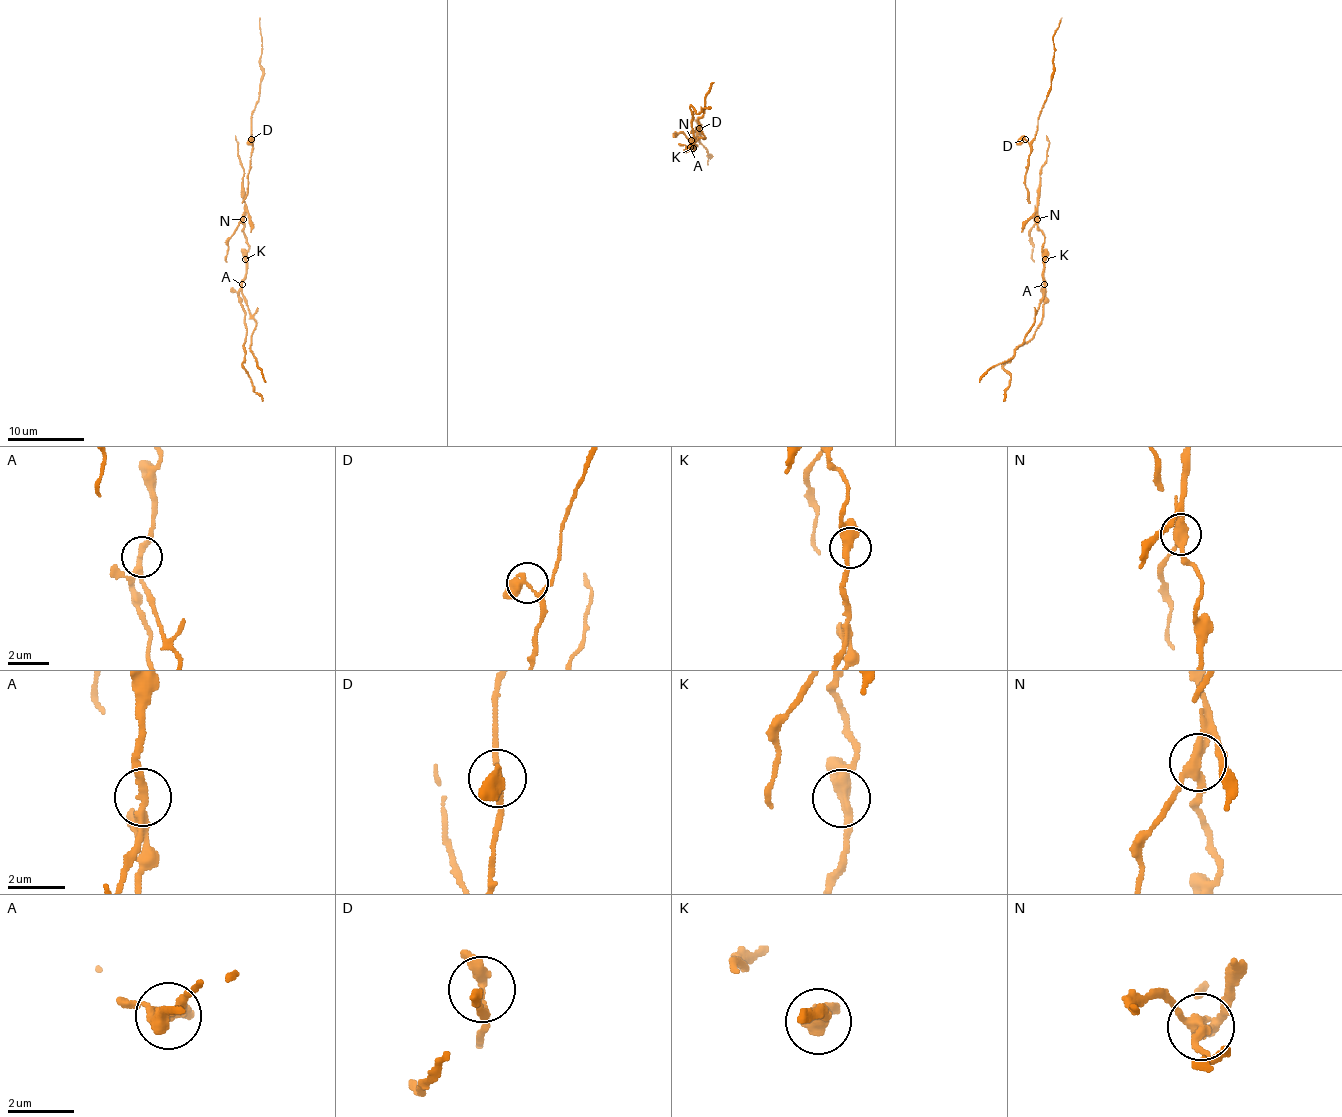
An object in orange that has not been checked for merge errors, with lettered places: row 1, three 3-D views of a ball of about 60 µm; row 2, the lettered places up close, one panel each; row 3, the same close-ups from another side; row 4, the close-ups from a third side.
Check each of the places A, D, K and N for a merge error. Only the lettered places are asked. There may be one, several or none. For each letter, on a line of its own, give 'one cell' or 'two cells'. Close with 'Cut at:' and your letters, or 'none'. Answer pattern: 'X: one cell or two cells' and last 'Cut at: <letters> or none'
A: two cells
D: one cell
K: one cell
N: two cells
Cut at: A, N

